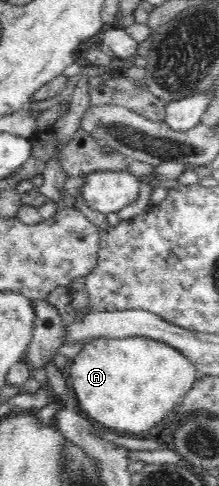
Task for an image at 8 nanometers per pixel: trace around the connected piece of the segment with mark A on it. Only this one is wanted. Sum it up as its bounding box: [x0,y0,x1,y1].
[67,335,199,434]

